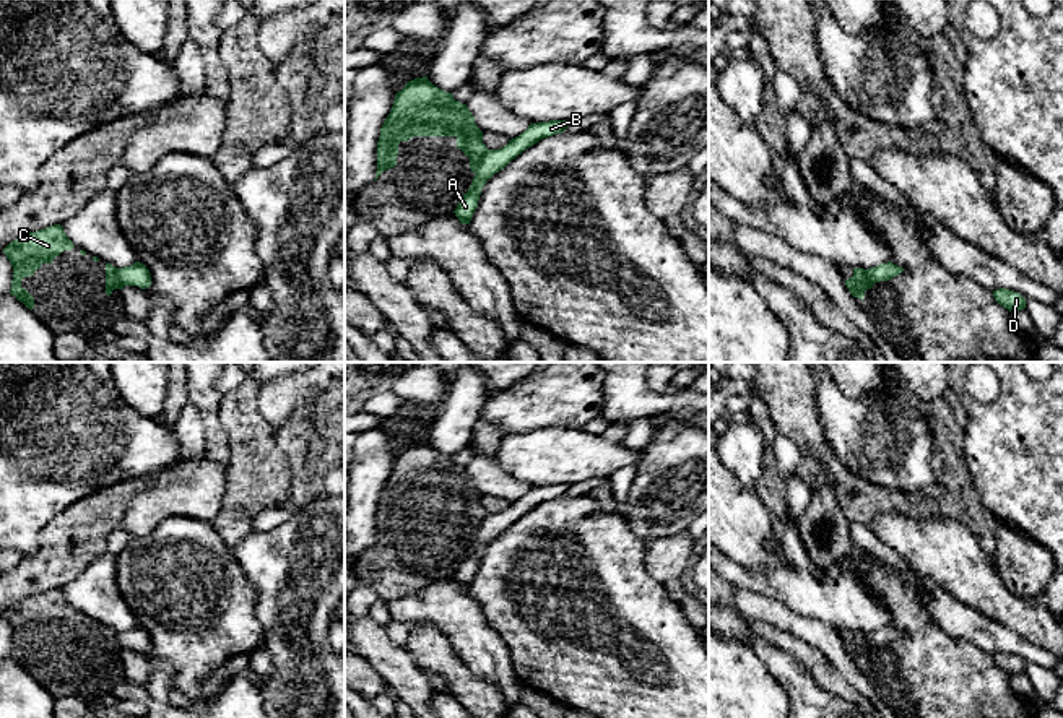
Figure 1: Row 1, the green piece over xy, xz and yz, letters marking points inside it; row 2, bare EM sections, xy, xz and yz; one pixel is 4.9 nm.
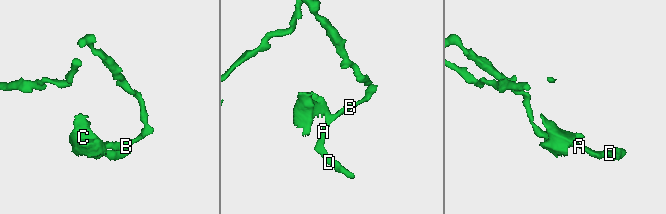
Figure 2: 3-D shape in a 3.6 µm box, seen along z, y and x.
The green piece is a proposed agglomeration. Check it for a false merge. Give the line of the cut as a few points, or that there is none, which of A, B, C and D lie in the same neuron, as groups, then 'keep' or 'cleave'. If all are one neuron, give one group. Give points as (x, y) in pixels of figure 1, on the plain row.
cut in xz along (488, 514), (475, 535); A B D / C; cleave

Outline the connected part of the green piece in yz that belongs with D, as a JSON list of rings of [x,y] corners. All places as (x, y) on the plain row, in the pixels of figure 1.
[[[1000,651],[993,655],[993,661],[1000,669],[1008,673],[1009,676],[1026,673],[1026,663],[1019,656]]]

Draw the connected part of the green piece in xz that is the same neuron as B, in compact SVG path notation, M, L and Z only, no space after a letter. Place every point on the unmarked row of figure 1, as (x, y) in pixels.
M549 484L530 487L528 492L518 500L509 504L501 513L488 513L476 538L471 544L468 556L462 560L455 572L455 580L462 588L470 588L473 577L478 570L478 564L484 547L501 533L504 533L512 523L522 518L527 512L533 510L543 502L562 497L569 491L569 484Z

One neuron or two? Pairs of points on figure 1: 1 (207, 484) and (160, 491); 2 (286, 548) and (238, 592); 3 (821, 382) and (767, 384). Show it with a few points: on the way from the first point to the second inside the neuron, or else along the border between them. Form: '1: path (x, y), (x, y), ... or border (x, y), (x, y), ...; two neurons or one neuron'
1: path (195, 486), (171, 491); one neuron
2: border (231, 549), (255, 588), (257, 618); two neurons
3: border (813, 379), (815, 408), (820, 419); two neurons

